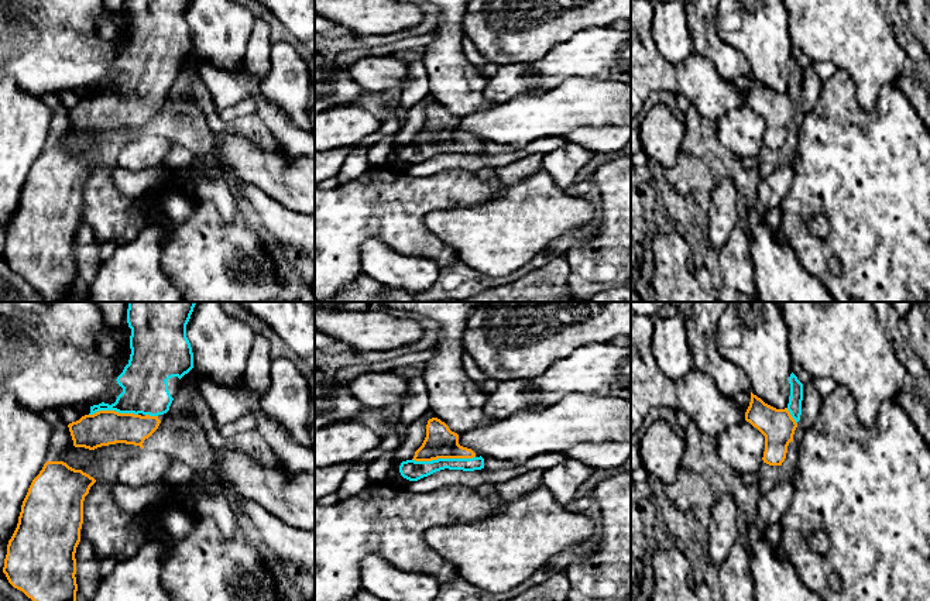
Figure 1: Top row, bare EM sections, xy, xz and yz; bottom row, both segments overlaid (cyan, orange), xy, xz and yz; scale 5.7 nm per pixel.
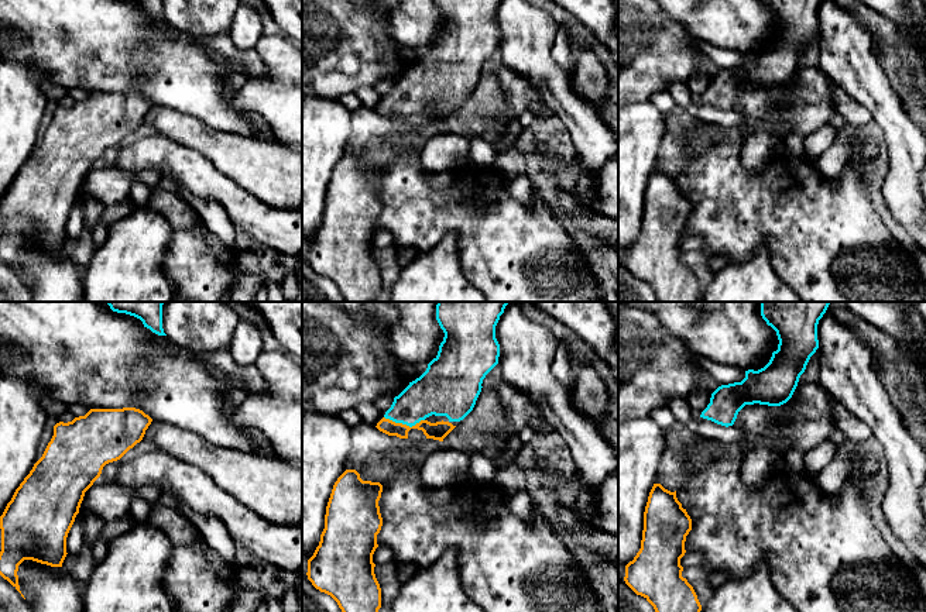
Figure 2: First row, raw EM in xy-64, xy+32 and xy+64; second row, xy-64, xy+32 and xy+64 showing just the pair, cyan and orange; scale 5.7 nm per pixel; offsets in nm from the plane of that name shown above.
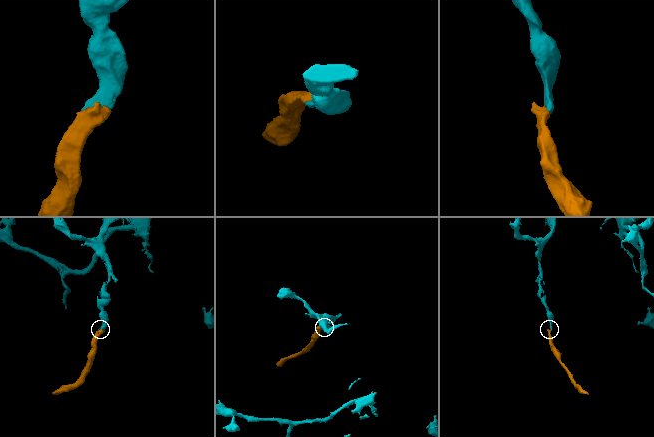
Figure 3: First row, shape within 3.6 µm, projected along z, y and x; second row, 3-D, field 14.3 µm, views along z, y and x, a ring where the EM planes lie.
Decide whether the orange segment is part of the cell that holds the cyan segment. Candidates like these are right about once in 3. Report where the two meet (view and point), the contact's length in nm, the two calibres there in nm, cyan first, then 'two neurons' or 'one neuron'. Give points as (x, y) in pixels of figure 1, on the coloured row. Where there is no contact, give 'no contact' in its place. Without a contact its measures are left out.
contact xz (443, 459); length 360 nm; calibres 120 and 180 nm; one neuron

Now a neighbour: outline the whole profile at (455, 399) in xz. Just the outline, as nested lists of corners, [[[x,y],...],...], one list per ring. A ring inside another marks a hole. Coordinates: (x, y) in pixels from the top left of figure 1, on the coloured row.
[[[384,302],[398,310],[413,312],[429,317],[439,324],[437,336],[432,346],[437,348],[435,356],[423,364],[422,380],[429,394],[429,405],[435,418],[445,422],[457,435],[487,426],[494,422],[484,413],[488,399],[488,388],[481,388],[470,380],[463,368],[464,350],[460,339],[470,313],[480,302]]]

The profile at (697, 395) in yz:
[[[631,309],[631,436],[655,408],[684,411],[713,437],[745,420],[745,411],[724,396],[707,374],[692,370],[677,381],[665,375],[652,356],[652,332],[653,319]]]

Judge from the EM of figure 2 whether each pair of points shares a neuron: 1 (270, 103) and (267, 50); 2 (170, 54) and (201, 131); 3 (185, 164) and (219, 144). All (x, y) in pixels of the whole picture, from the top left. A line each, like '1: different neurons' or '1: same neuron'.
1: same neuron
2: different neurons
3: different neurons

